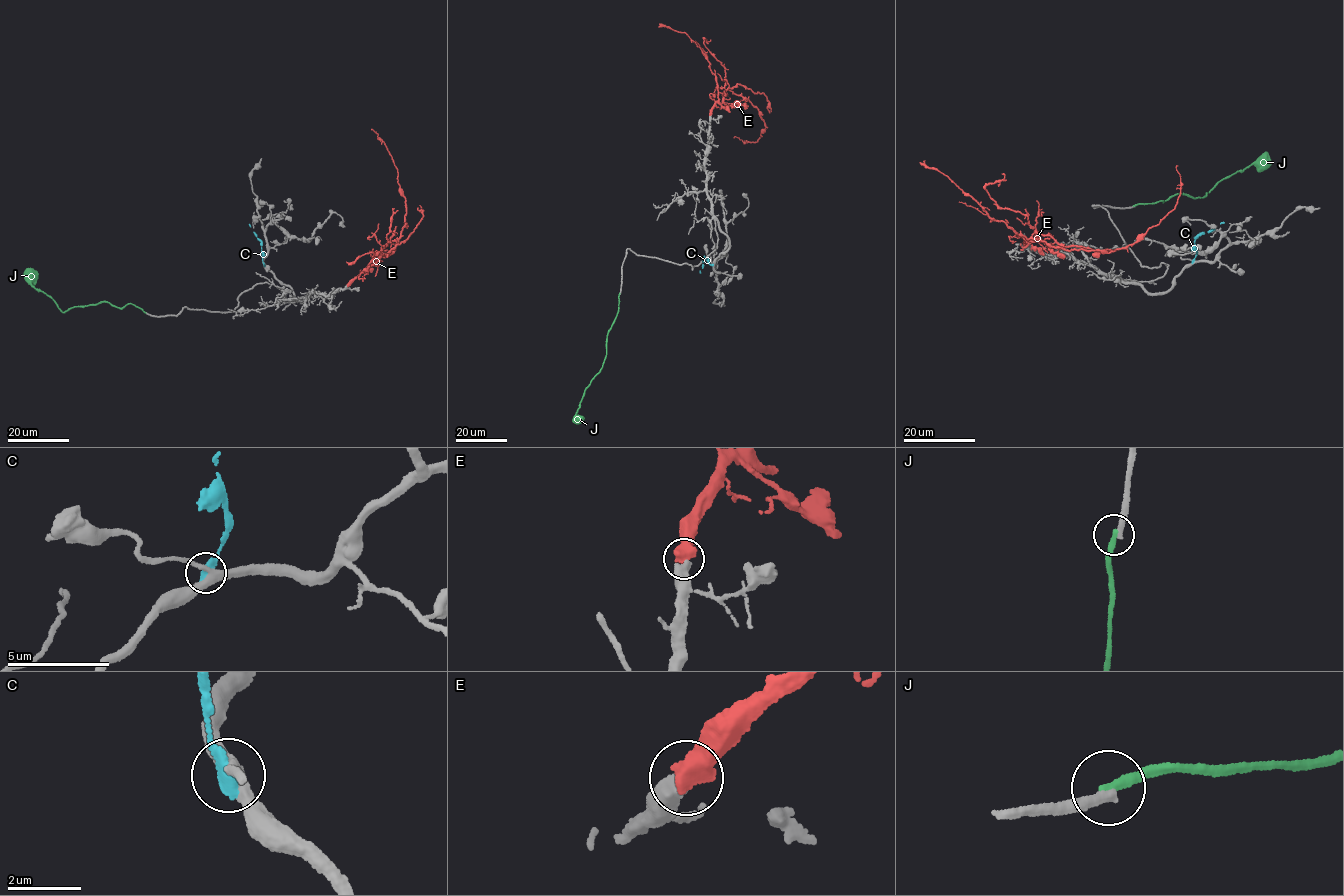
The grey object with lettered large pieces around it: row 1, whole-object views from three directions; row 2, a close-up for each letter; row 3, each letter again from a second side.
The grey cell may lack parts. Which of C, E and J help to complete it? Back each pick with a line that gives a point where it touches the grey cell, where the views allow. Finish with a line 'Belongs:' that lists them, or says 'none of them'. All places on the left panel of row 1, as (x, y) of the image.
E: contact (348, 285)
Belongs: E

